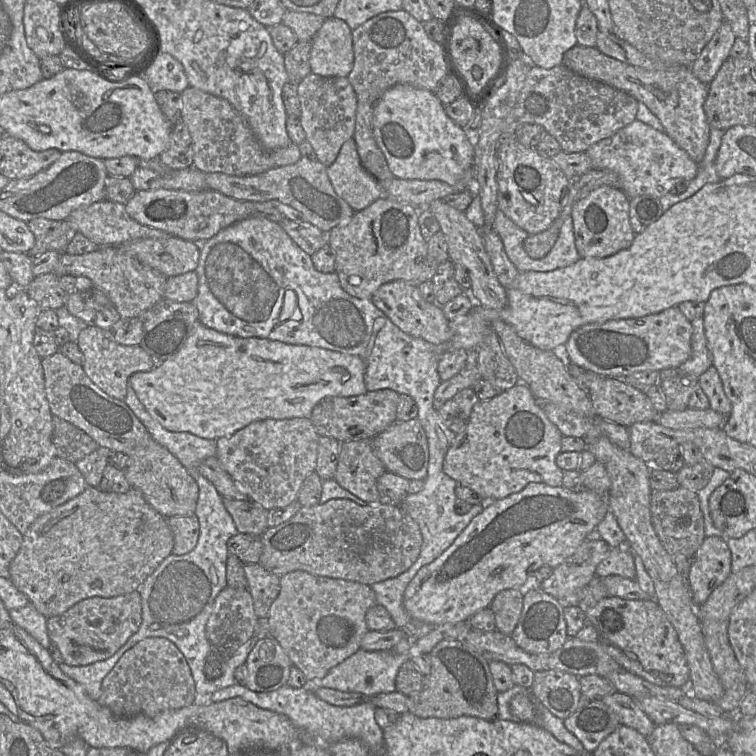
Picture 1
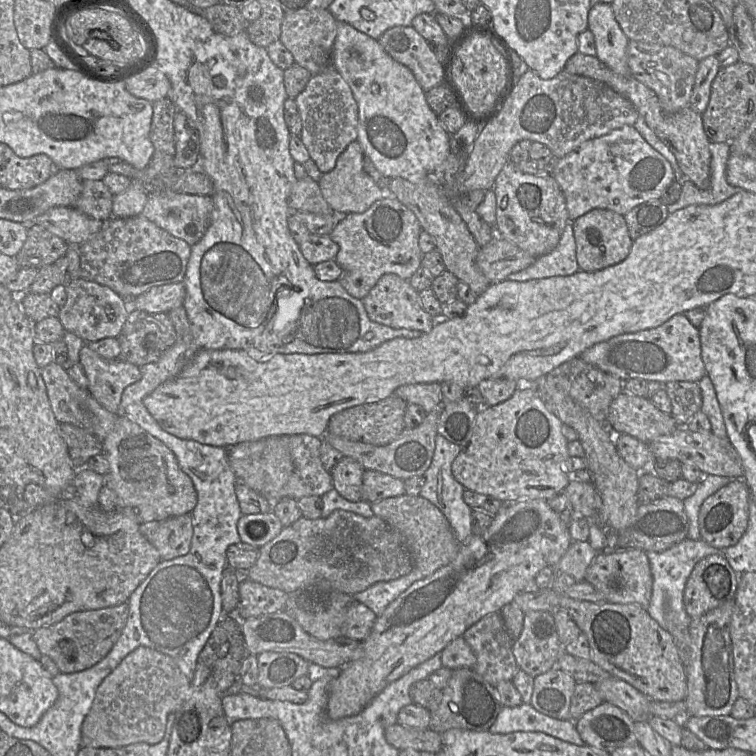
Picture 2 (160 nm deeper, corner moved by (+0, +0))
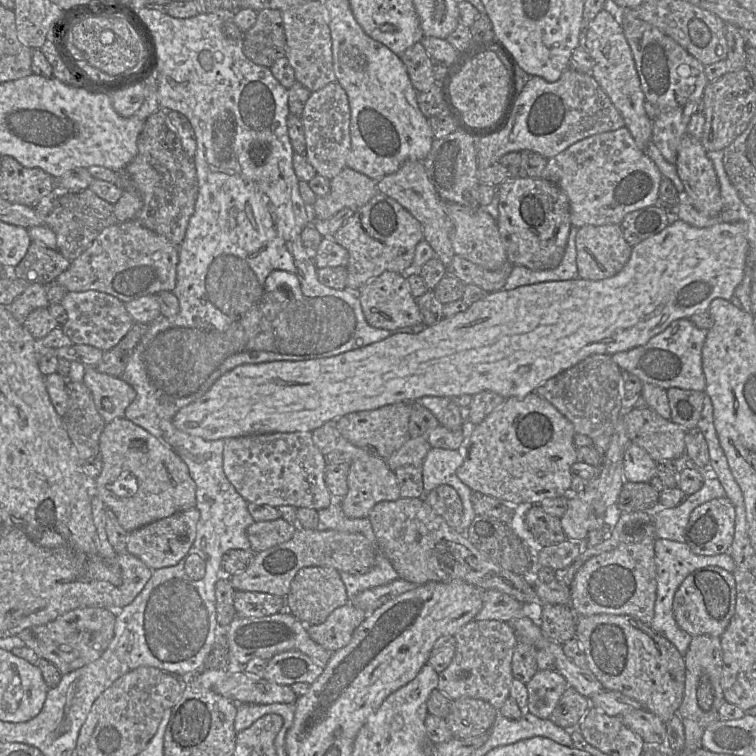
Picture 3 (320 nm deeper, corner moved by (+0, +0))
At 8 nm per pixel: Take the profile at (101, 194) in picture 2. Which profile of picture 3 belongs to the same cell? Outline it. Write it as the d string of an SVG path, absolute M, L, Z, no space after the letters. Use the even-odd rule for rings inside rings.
M55 186L34 208L43 225L56 234L57 250L70 262L90 247L104 228L118 223L113 205L89 188L69 189Z

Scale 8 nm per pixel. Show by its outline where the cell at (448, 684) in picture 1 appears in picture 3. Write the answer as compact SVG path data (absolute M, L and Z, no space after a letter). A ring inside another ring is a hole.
M462 697L453 701L446 721L454 737L470 738L491 731L498 713L487 701Z

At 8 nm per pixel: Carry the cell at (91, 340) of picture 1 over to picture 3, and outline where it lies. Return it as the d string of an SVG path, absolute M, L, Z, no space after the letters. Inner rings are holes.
M85 367L82 381L90 390L97 412L105 423L124 417L124 411L135 399L136 391L120 377Z

